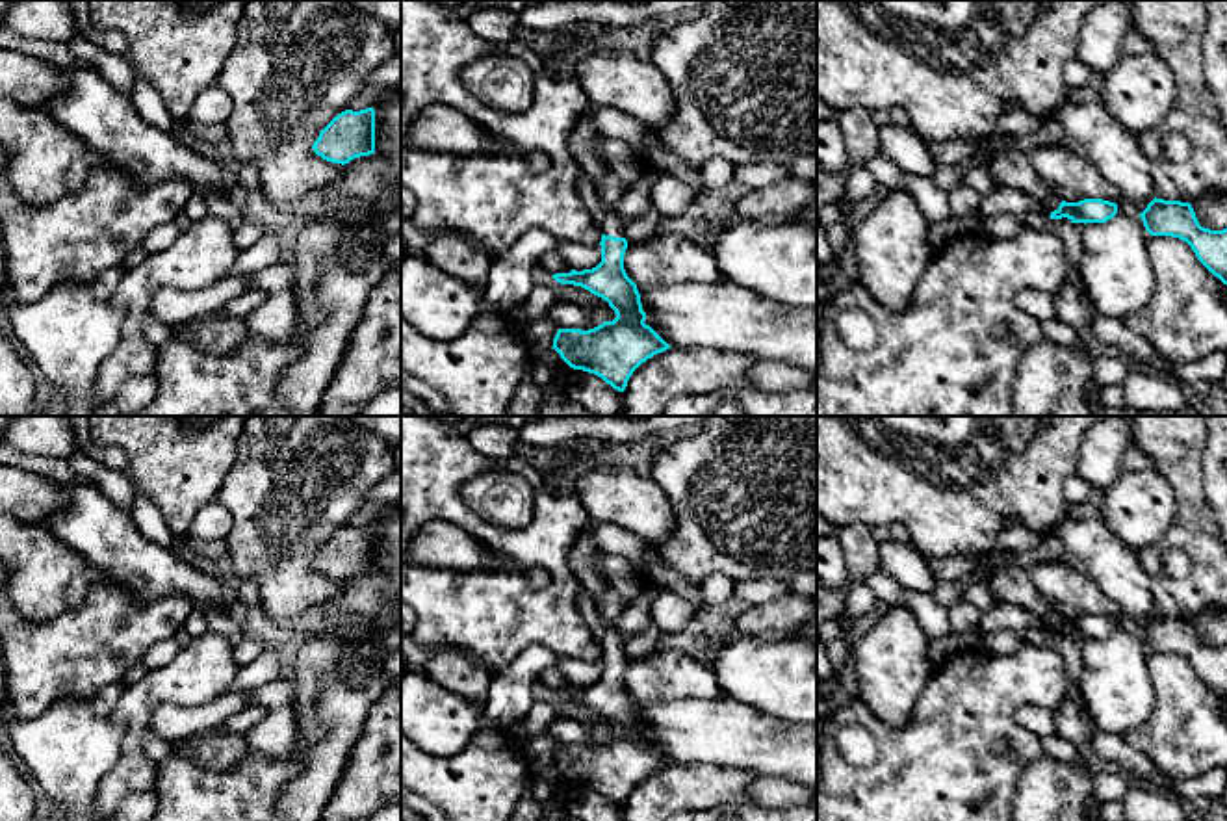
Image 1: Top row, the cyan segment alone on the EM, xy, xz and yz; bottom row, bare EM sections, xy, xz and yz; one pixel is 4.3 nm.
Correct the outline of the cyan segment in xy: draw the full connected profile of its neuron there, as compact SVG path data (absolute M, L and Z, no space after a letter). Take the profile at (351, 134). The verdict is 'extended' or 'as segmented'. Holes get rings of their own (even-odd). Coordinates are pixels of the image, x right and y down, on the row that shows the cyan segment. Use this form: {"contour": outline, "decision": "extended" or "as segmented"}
{"contour": "M375 110L338 113L312 145L314 152L332 163L349 163L375 152Z", "decision": "as segmented"}

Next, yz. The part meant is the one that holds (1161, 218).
{"contour": "M1153 199L1140 214L1151 236L1171 236L1186 241L1197 260L1227 284L1227 228L1210 230L1199 225L1190 202Z", "decision": "as segmented"}

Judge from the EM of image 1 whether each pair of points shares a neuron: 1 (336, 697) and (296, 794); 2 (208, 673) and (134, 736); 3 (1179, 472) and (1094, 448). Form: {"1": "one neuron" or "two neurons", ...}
{"1": "one neuron", "2": "one neuron", "3": "two neurons"}

